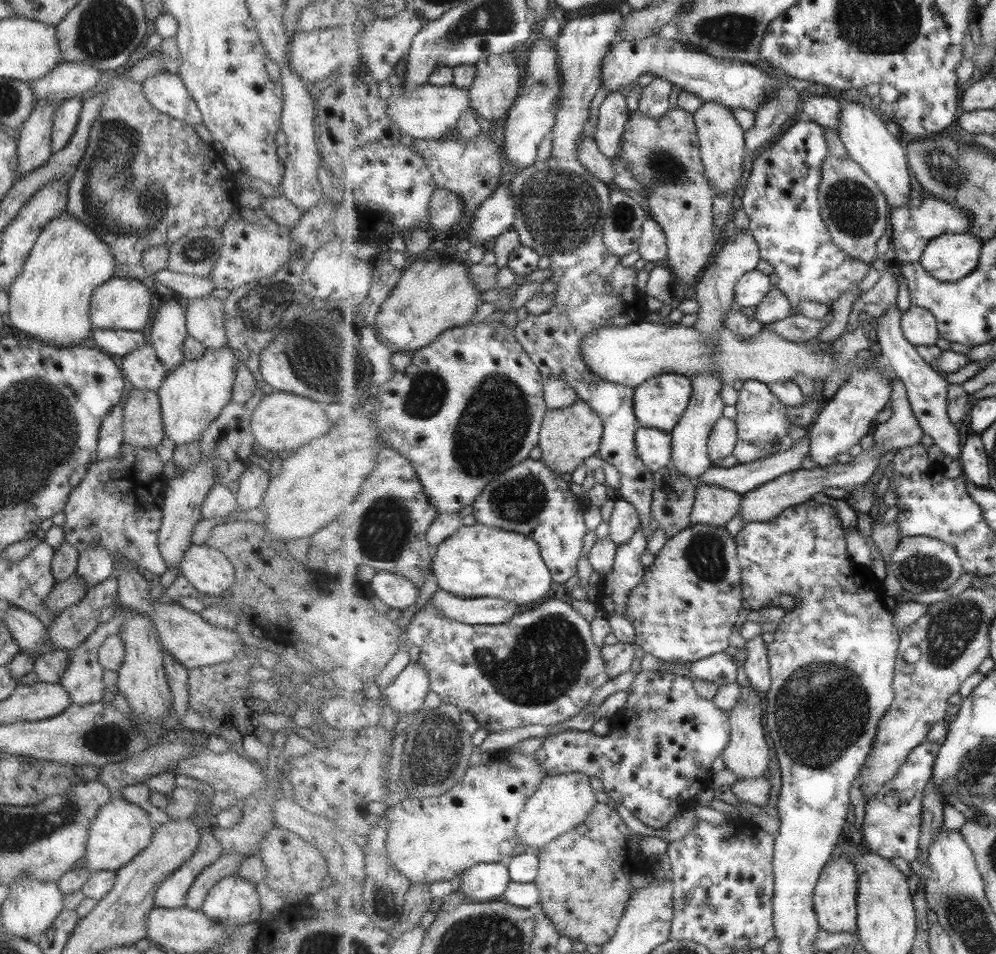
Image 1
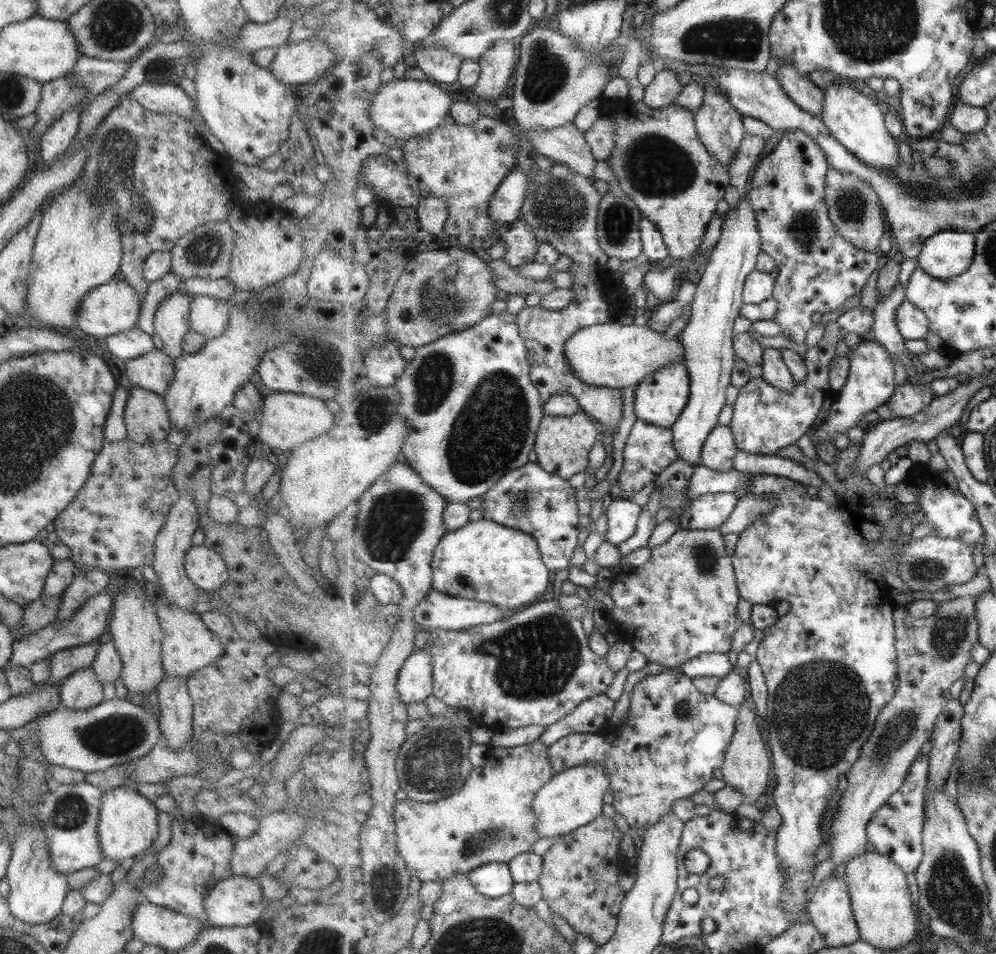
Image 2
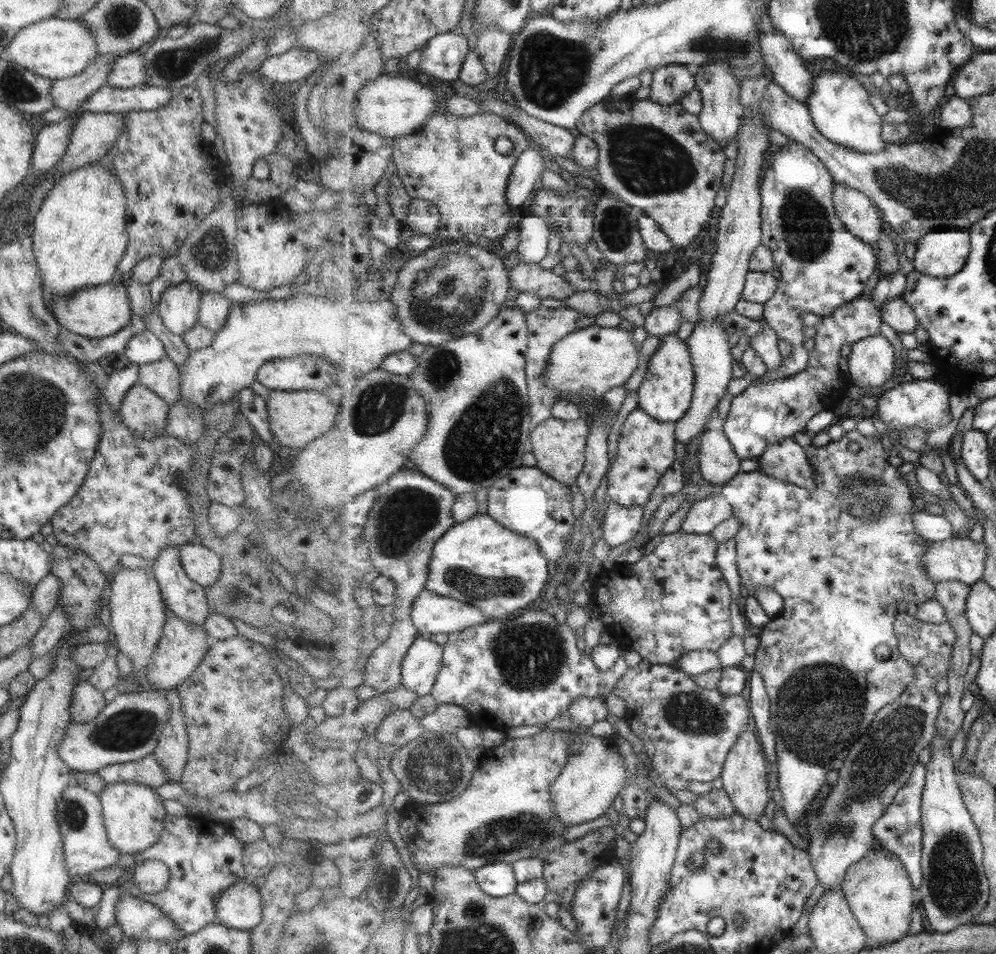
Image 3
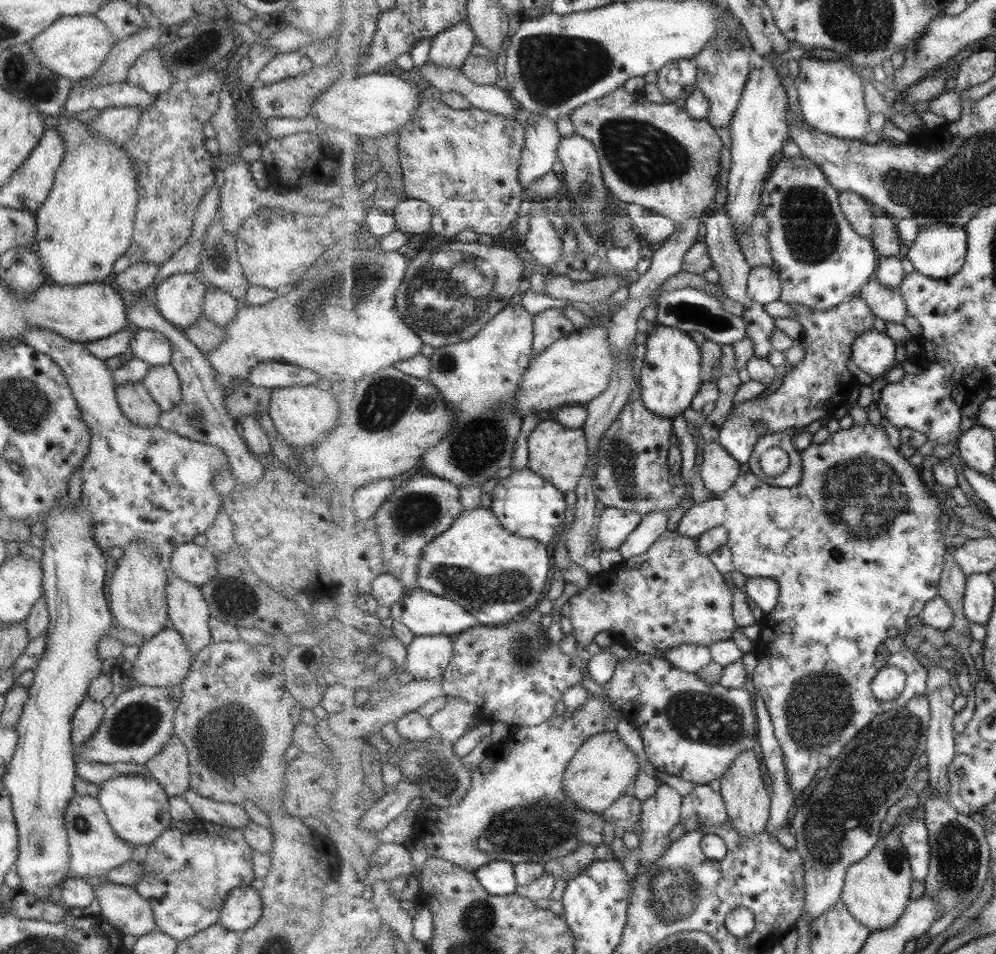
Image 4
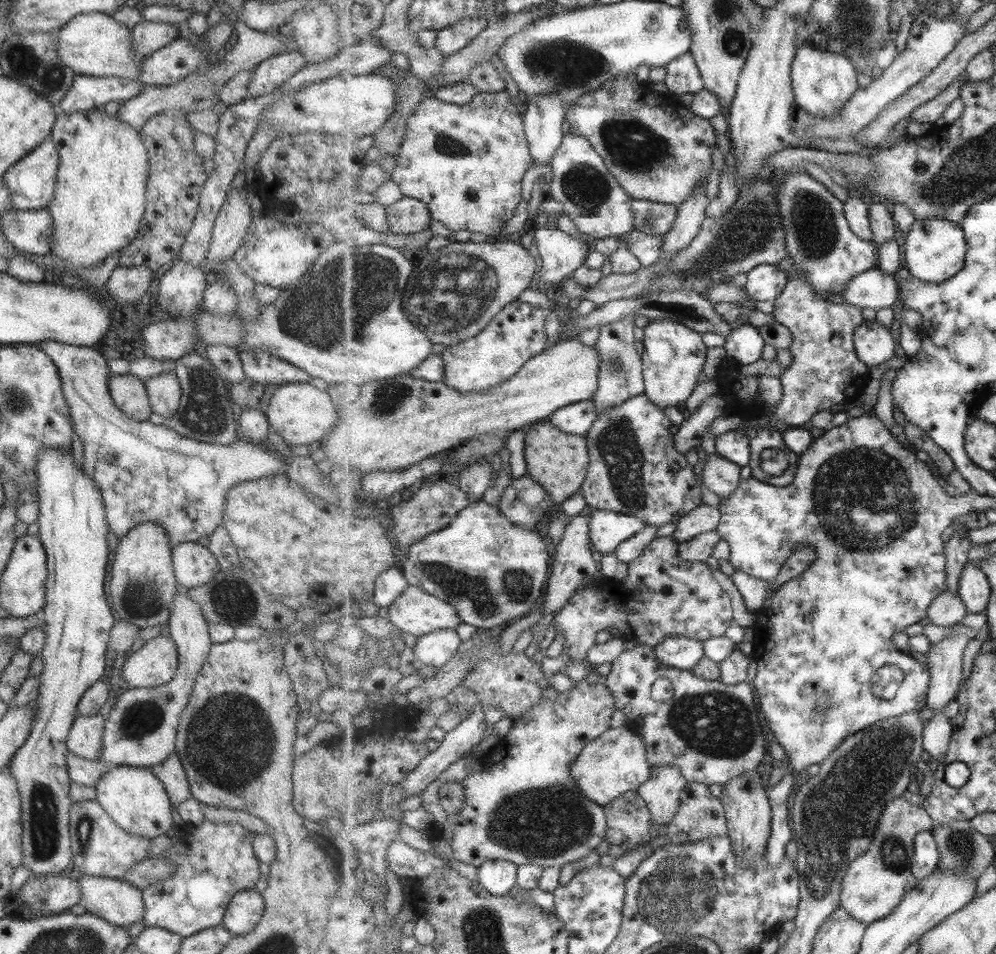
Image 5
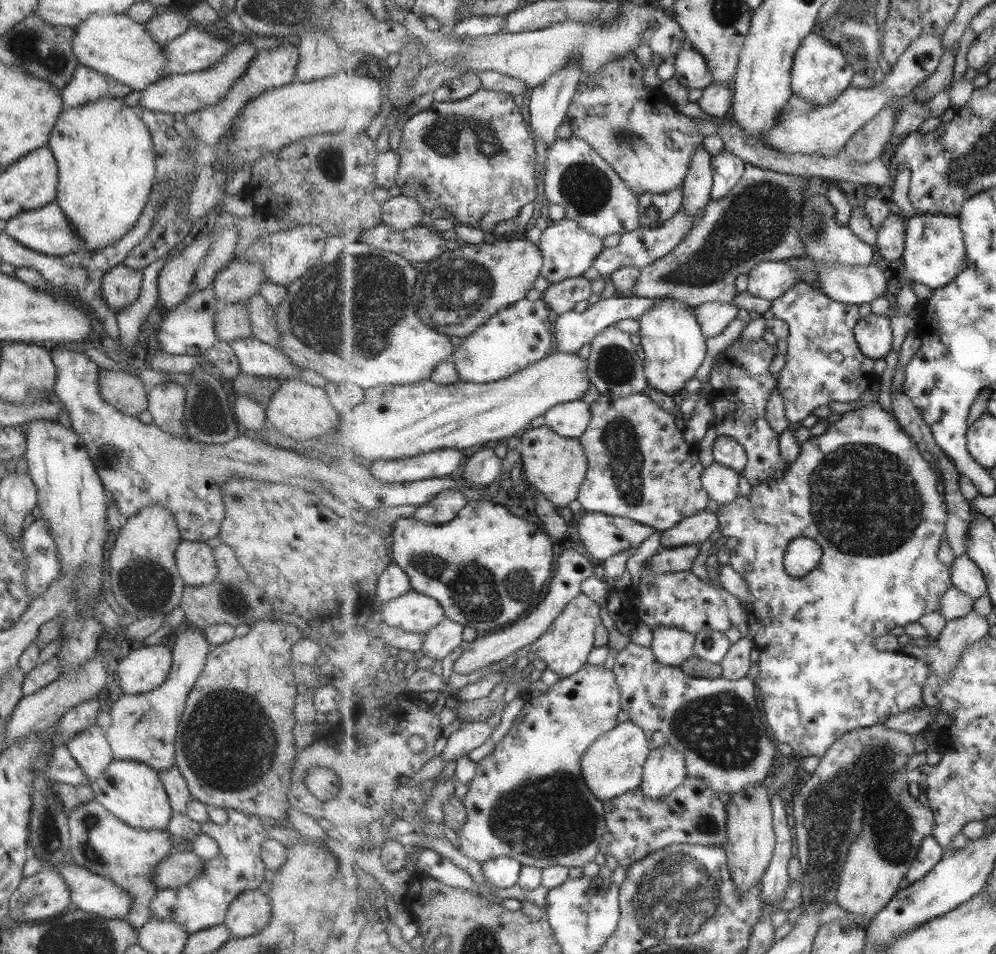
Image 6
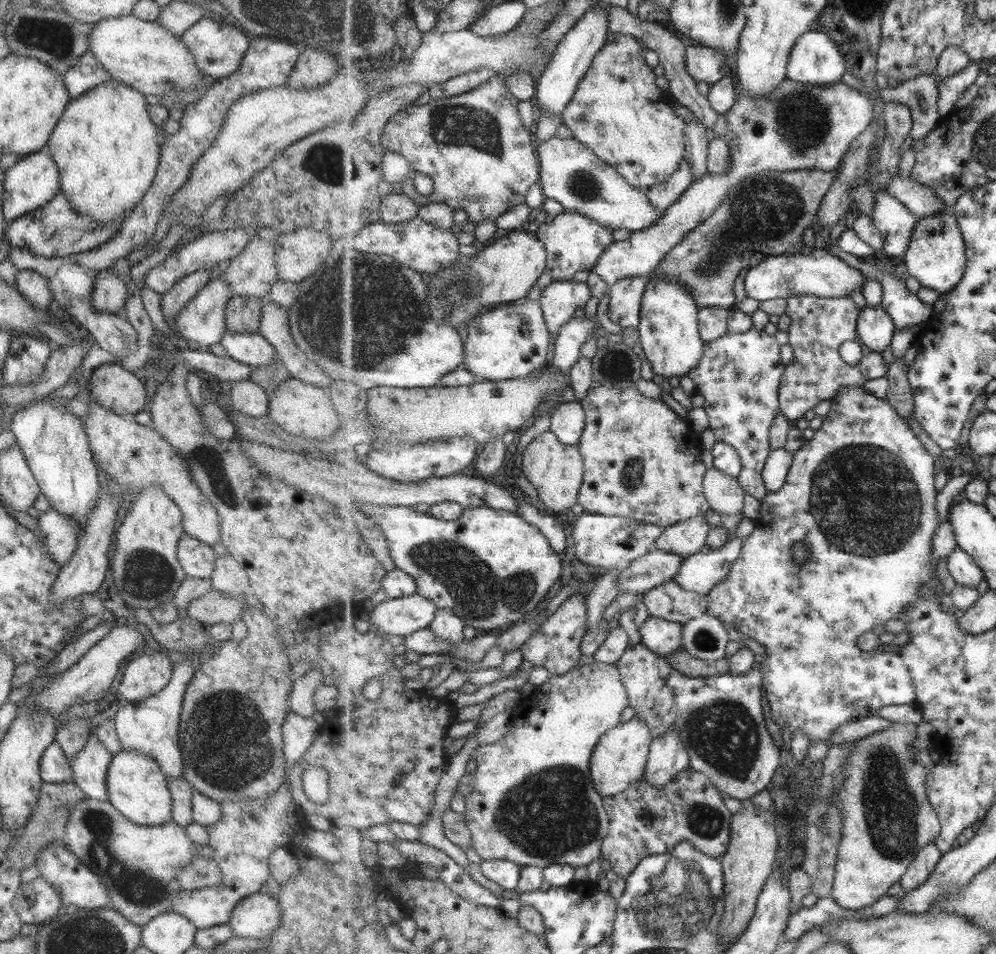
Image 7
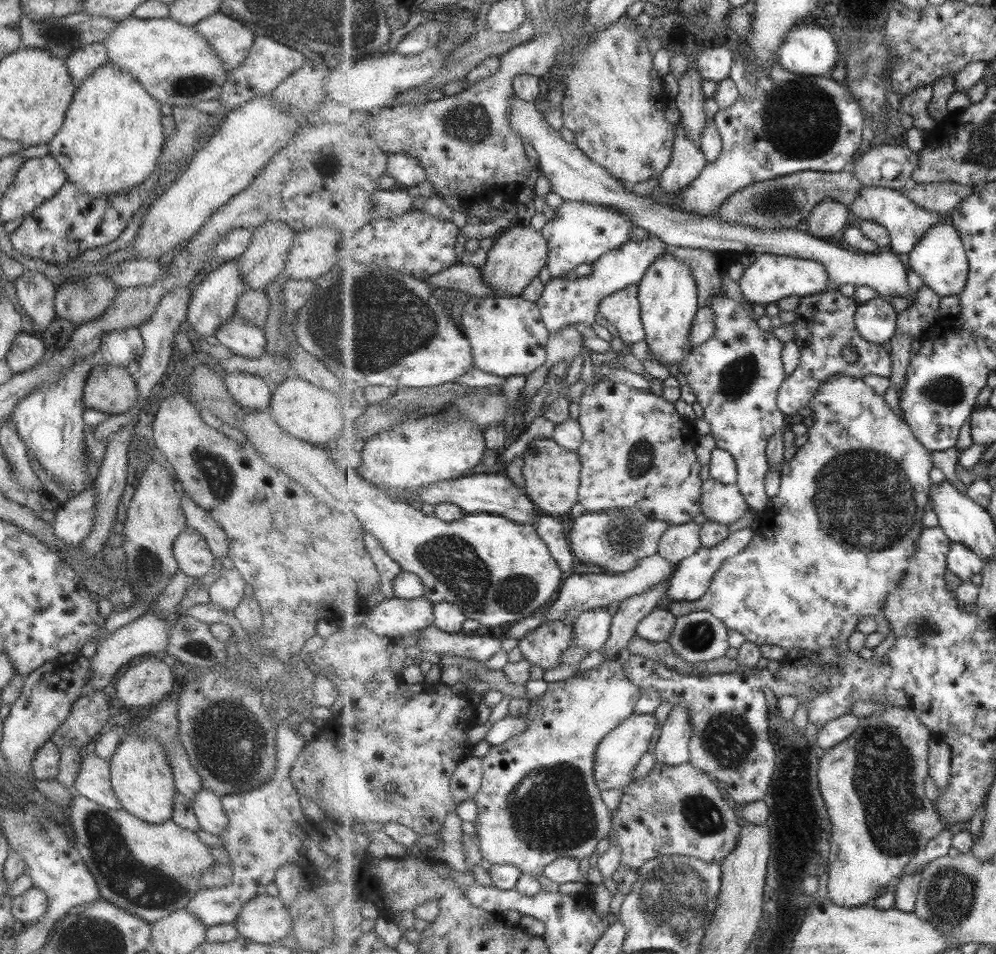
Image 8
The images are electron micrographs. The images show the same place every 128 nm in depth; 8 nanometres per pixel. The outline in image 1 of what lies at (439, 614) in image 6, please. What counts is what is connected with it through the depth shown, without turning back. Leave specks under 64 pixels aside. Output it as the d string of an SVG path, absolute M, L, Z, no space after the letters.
M438 589L432 597L438 612L453 622L471 625L498 625L517 614L519 605L499 598L458 598L445 590Z

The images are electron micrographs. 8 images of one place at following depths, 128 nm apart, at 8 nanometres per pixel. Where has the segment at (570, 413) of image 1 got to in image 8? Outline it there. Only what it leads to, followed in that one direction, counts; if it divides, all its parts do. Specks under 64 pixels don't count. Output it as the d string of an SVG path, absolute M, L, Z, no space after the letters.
M533 438L523 452L526 494L536 504L540 513L549 516L569 514L579 502L582 458L577 452L563 448L553 438Z

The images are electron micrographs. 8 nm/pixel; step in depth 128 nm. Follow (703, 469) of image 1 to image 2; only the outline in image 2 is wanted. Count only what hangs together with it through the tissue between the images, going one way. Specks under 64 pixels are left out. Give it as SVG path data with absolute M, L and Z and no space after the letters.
M745 193L741 194L736 207L729 208L723 217L721 236L713 247L709 262L704 272L697 278L697 291L691 304L692 315L687 326L679 334L684 346L684 362L688 366L691 377L690 401L687 408L678 421L670 428L674 431L674 445L679 456L683 457L693 466L702 464L702 450L710 436L711 431L718 425L723 407L727 404L727 388L731 386L731 374L735 370L735 359L737 358L734 349L733 326L737 316L741 314L744 305L744 290L748 276L756 270L758 256L762 253L762 234L759 228L756 210Z

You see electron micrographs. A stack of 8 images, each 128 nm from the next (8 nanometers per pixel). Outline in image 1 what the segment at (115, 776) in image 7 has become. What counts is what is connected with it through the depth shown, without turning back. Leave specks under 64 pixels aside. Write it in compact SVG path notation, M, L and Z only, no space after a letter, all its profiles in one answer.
M114 793L111 800L105 802L90 821L83 868L89 873L100 870L116 871L151 842L153 831L154 826L143 809L123 800L119 793Z

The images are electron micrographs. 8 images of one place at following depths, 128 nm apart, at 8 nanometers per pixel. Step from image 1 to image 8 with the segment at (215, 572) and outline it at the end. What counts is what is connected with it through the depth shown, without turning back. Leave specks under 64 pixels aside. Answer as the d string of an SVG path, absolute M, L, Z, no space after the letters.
M189 527L175 537L172 553L177 569L193 579L199 579L213 570L213 555L205 540Z

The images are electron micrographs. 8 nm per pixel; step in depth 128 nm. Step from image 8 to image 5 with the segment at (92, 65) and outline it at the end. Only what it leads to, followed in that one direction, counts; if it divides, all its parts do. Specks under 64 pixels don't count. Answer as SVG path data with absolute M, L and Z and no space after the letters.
M77 74L73 76L71 88L67 90L57 108L67 114L97 109L108 102L125 102L144 89L141 82L116 77L93 77Z

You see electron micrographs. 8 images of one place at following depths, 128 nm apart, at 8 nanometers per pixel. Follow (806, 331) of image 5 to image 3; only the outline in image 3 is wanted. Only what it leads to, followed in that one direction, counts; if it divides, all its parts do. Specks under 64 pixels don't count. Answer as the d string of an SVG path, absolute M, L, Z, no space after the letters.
M859 296L840 306L831 316L821 318L815 326L814 349L810 352L808 367L803 372L769 382L762 382L762 378L752 378L747 389L732 399L729 414L727 418L722 418L720 424L739 458L758 458L774 442L791 438L797 432L807 433L807 422L821 410L836 413L851 385L842 381L842 371L839 368L841 348L845 344L879 335L881 323L882 316L873 298Z

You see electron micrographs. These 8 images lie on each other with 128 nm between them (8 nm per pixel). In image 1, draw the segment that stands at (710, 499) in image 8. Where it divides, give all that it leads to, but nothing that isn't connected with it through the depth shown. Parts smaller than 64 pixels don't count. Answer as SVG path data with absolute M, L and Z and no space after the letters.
M725 417L720 418L718 424L714 426L708 442L710 459L715 465L722 458L727 458L735 452L737 439L739 439L739 435L736 421Z

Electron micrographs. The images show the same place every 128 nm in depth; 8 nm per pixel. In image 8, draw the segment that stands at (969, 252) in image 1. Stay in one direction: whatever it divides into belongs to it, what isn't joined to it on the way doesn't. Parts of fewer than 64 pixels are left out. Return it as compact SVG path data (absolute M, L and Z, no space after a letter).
M946 218L934 226L922 241L908 254L909 264L925 285L930 286L939 296L958 296L970 281L970 262L966 246L951 219Z

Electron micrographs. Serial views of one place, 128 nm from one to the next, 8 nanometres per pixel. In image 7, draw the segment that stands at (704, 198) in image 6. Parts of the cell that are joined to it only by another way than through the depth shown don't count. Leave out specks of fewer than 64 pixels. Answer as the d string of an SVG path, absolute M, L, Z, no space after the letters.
M698 119L697 122L687 122L685 157L693 169L693 182L705 178L709 174L707 168L710 141L707 138L707 127Z

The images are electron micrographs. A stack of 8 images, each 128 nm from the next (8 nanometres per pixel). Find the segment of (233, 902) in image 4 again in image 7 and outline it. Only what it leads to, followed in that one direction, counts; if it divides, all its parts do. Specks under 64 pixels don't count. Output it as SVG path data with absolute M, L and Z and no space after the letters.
M255 892L232 908L227 924L239 938L268 938L280 925L279 901L272 894Z

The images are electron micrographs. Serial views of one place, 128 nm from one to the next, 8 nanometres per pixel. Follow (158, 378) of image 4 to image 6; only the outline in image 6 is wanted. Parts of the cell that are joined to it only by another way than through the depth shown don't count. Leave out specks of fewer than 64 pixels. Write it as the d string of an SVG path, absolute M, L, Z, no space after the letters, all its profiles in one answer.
M167 381L160 383L158 385L154 385L149 390L149 393L146 394L148 400L148 407L146 408L146 410L148 410L152 416L152 424L155 425L159 430L162 430L163 432L166 432L171 436L178 436L179 438L195 440L195 439L191 439L190 436L184 431L184 428L182 427L182 418L184 415L183 403L185 400L185 395L186 393L181 388L181 386L177 383Z

